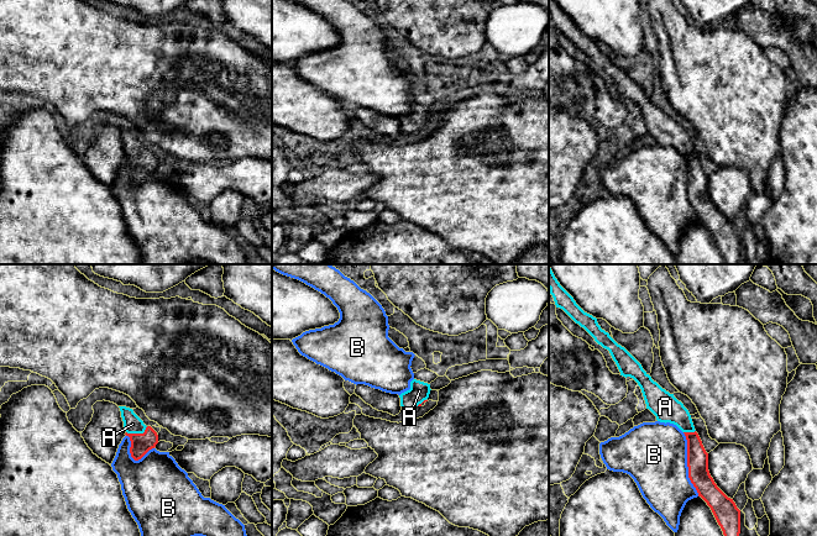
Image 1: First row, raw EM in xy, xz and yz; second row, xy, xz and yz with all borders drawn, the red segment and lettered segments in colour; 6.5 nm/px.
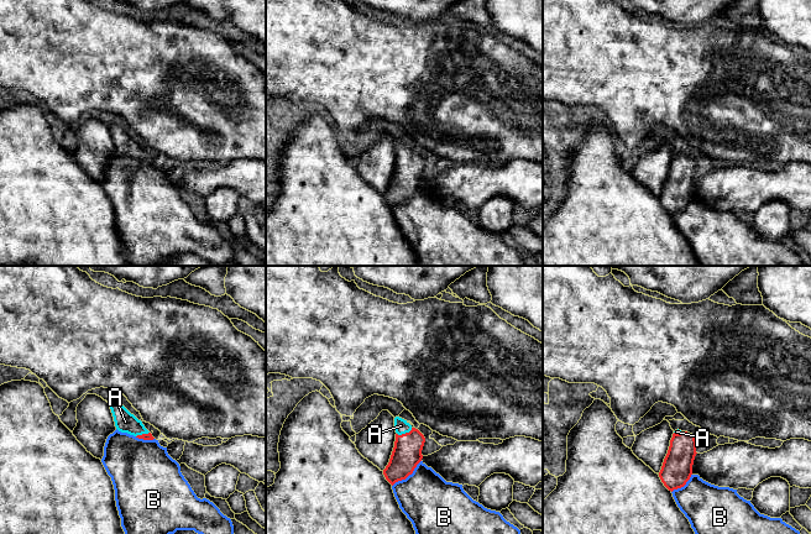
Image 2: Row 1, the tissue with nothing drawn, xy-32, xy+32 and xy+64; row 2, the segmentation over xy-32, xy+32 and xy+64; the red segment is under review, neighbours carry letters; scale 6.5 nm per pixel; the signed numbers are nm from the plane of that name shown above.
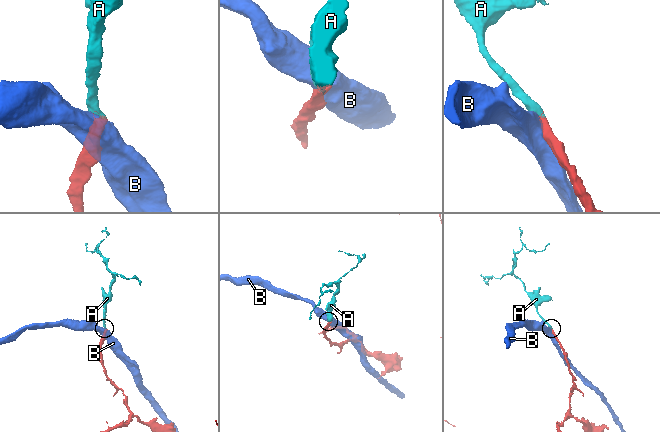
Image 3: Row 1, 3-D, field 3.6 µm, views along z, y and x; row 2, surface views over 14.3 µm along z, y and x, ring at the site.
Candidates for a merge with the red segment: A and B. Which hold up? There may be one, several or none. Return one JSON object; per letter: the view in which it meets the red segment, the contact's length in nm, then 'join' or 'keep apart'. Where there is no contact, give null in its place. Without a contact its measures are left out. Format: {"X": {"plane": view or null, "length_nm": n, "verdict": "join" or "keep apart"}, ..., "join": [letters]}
{"A": {"plane": "xy", "length_nm": 150, "verdict": "join"}, "B": {"plane": "yz", "length_nm": 420, "verdict": "keep apart"}, "join": ["A"]}

